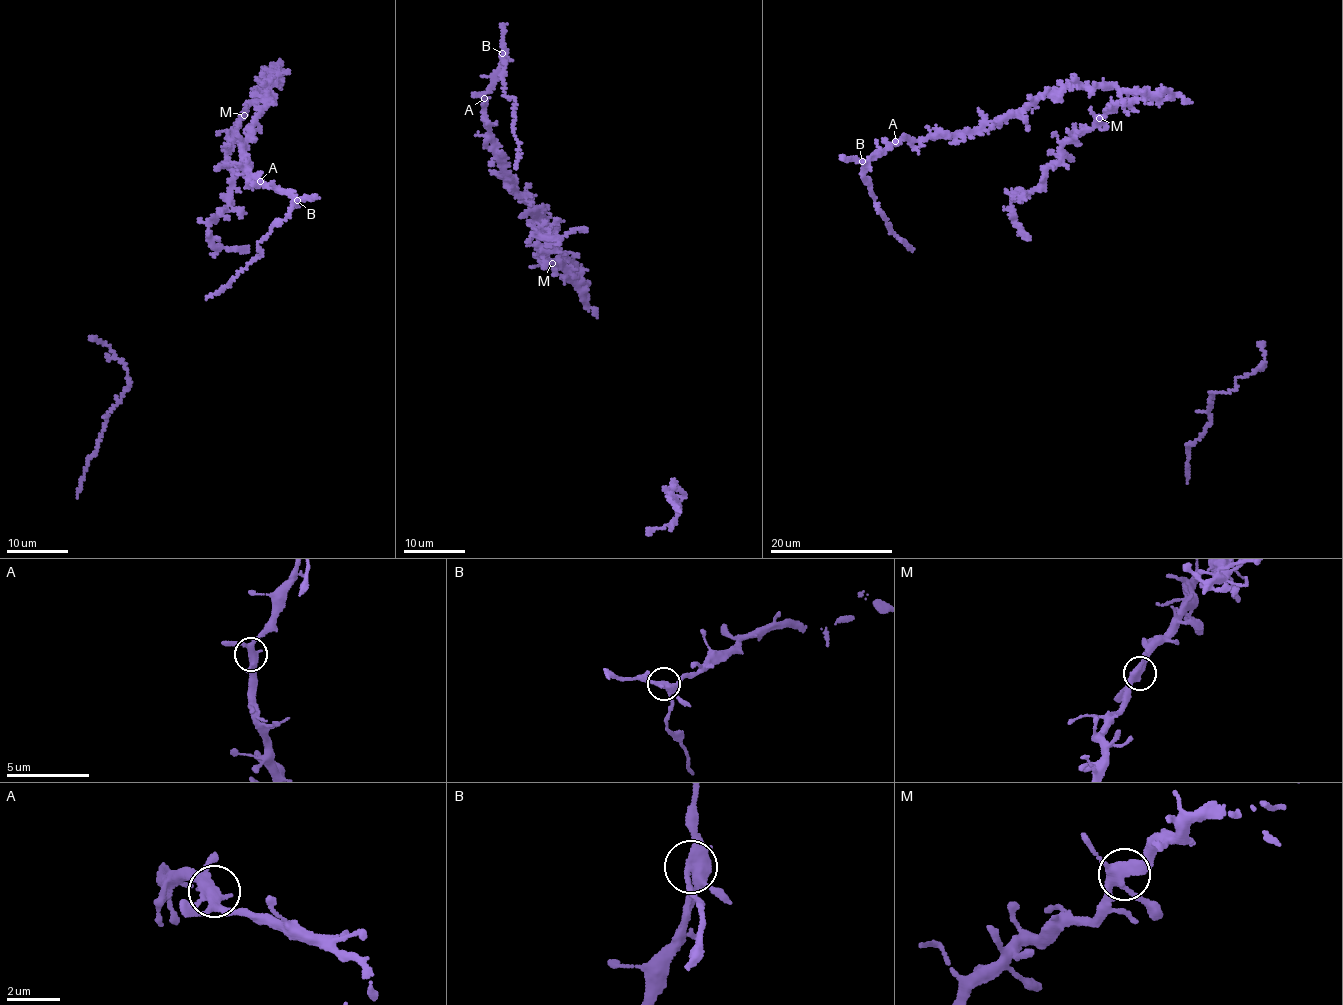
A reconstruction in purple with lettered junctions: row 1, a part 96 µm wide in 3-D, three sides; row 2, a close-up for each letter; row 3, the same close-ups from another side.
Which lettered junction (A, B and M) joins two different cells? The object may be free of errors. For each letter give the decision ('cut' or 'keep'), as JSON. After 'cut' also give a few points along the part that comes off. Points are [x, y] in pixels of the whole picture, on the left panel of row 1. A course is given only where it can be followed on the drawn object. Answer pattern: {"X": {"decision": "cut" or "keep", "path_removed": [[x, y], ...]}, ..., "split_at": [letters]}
{"A": {"decision": "keep"}, "B": {"decision": "cut", "path_removed": [[297, 200], [292, 203], [289, 217], [258, 242], [261, 255], [225, 287], [205, 298]]}, "M": {"decision": "keep"}, "split_at": ["B"]}

